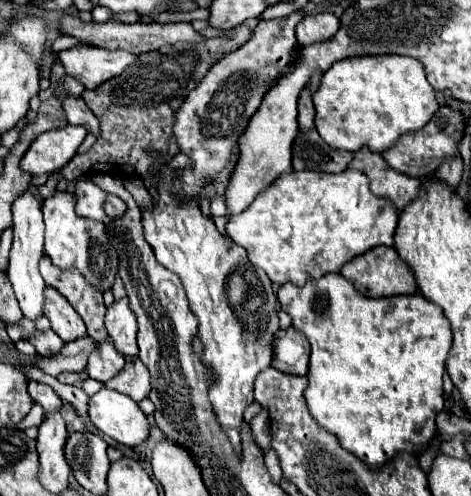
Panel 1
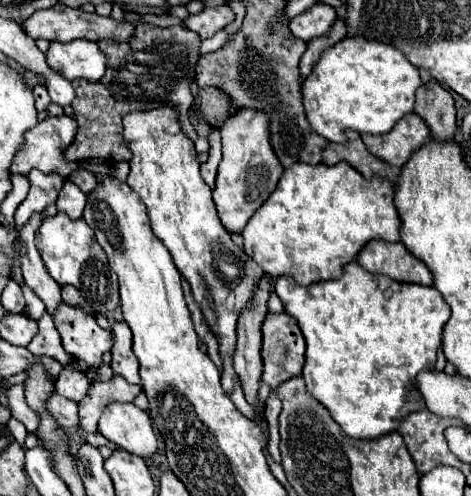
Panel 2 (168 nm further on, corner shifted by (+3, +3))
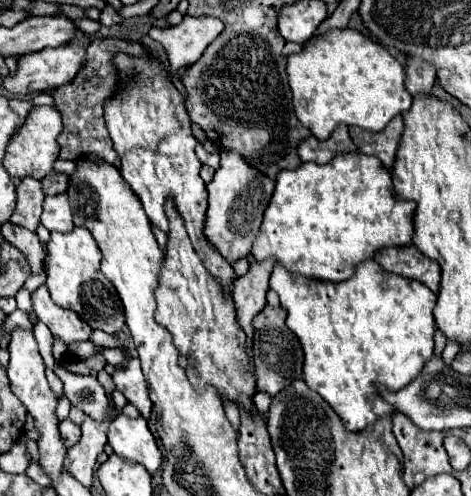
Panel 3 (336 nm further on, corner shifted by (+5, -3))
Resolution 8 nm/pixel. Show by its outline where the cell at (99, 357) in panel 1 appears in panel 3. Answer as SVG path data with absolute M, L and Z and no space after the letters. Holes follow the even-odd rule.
M39 286L33 294L33 306L37 318L53 332L55 338L65 342L67 346L71 342L89 342L91 340L91 326L79 318L79 314L71 310L63 310L61 306L55 306L51 300L51 294L47 286Z

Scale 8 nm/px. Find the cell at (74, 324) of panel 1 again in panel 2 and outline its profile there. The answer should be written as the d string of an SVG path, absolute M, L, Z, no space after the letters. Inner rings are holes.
M41 214L29 218L29 222L19 230L19 258L25 284L45 302L47 312L53 314L57 304L61 302L61 286L49 276L37 248L35 248L35 232L41 226Z

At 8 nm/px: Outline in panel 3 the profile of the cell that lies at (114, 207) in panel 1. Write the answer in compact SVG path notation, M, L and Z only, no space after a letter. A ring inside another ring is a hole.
M51 172L47 178L41 180L41 184L43 184L43 192L47 192L49 196L63 194L69 188L69 176L61 172Z

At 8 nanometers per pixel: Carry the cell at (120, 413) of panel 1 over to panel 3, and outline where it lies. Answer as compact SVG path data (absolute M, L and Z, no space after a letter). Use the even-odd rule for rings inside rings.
M119 414L111 422L107 438L117 456L143 464L149 472L155 472L161 466L163 456L145 418L127 418L125 414Z

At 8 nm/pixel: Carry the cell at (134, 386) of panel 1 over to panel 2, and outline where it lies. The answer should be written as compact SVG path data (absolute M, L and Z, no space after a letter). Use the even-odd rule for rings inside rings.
M115 376L109 382L95 382L87 396L79 402L79 428L97 434L97 422L109 402L133 402L141 388L129 384L125 378Z

